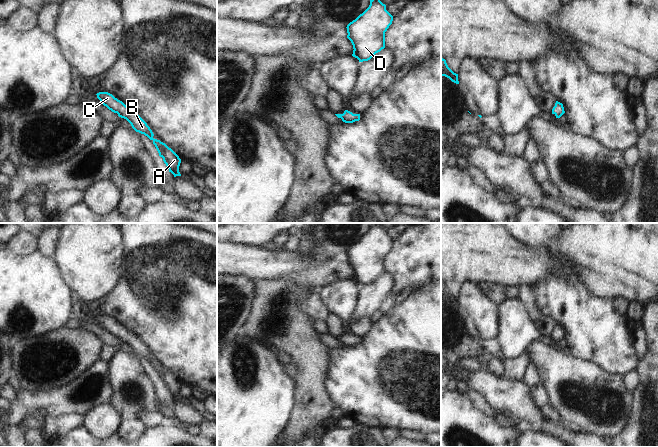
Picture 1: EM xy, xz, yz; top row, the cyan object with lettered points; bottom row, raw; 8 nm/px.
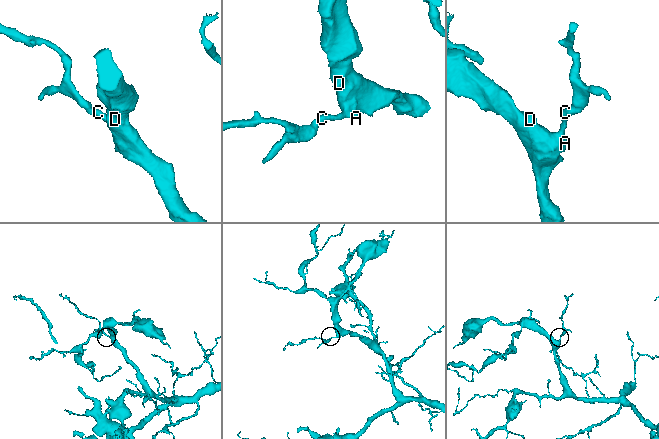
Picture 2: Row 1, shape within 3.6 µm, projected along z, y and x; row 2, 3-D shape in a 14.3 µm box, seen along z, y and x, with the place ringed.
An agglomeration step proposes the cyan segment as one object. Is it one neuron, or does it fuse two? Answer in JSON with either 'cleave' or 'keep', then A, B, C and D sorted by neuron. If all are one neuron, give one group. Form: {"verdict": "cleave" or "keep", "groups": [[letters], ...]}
{"verdict": "keep", "groups": [["A", "B", "C", "D"]]}

